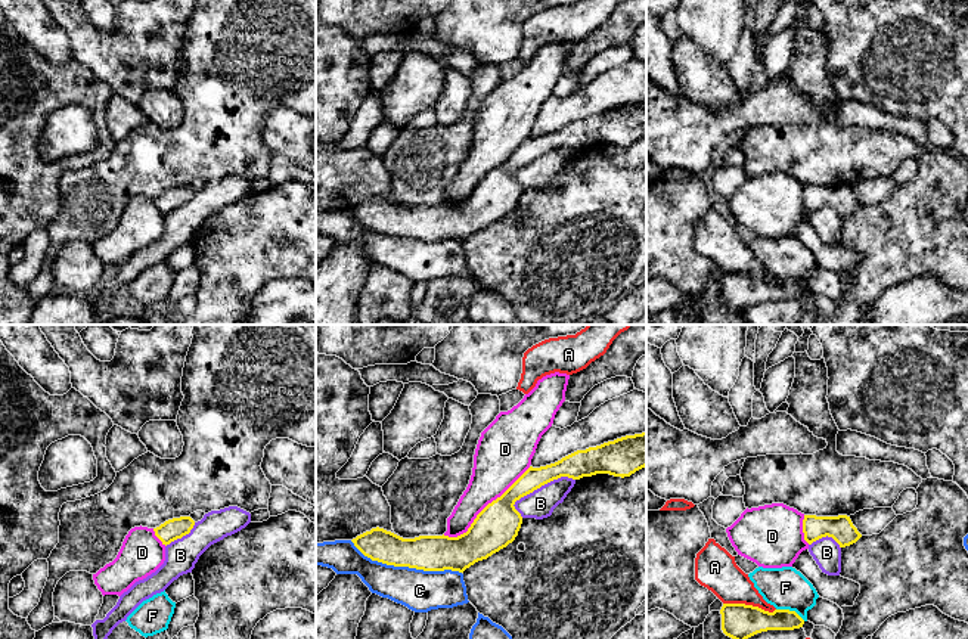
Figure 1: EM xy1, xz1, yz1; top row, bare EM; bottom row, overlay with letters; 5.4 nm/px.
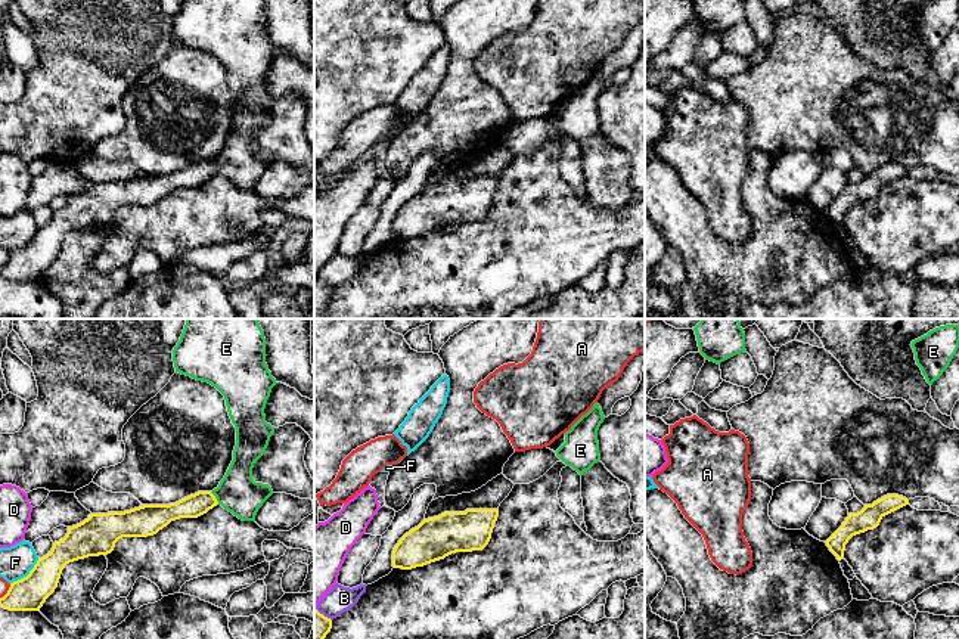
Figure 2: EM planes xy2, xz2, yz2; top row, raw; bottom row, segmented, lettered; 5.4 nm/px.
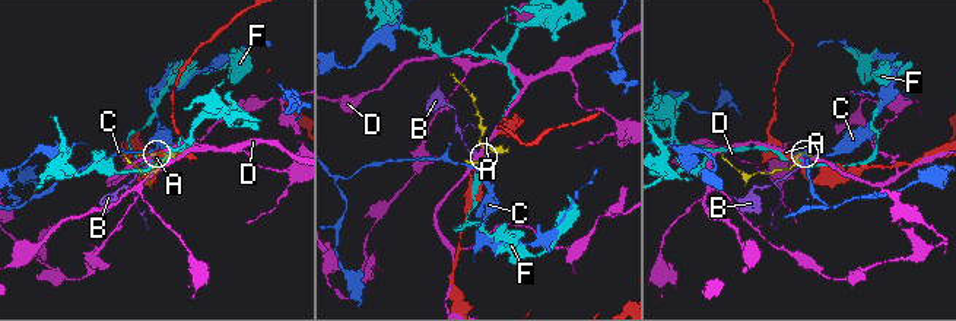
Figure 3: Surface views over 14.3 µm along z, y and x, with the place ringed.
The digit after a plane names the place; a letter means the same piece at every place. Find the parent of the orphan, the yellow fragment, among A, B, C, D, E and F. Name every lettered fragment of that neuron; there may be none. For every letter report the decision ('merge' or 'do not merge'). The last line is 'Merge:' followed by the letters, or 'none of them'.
A: do not merge
B: do not merge
C: do not merge
D: do not merge
E: merge
F: do not merge
Merge: E

